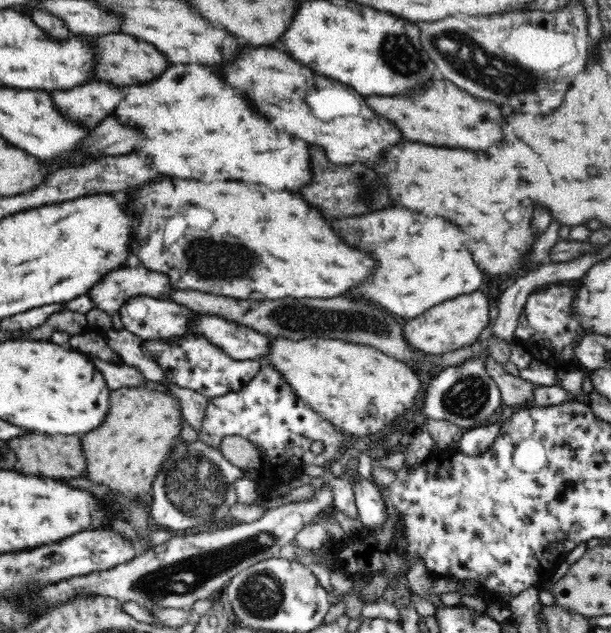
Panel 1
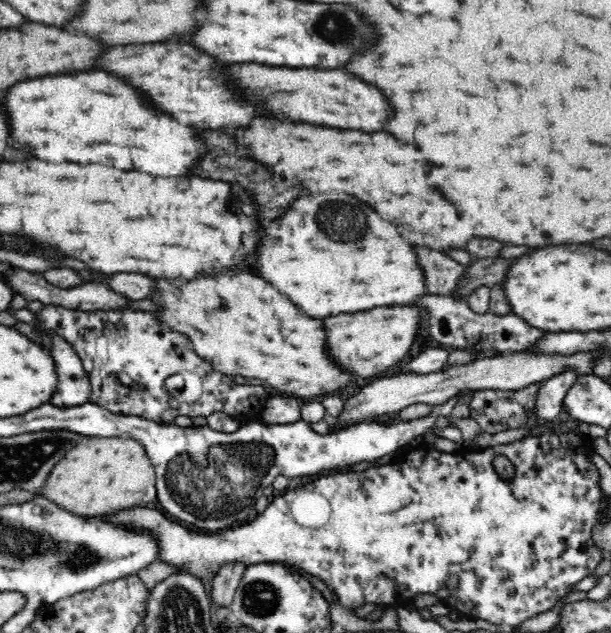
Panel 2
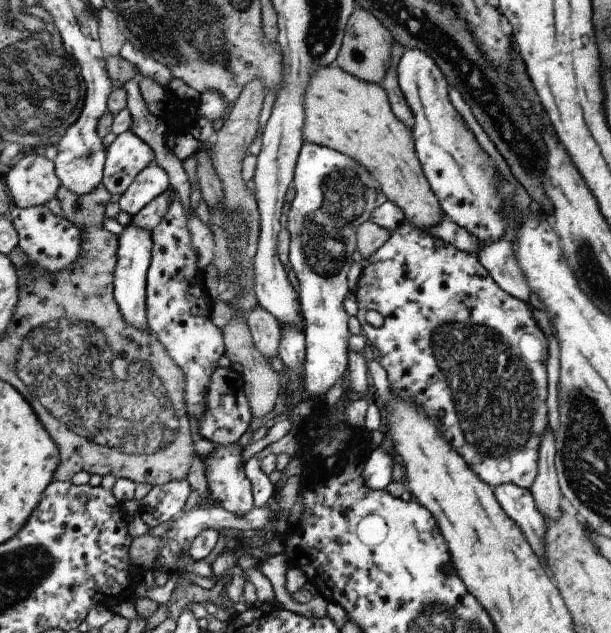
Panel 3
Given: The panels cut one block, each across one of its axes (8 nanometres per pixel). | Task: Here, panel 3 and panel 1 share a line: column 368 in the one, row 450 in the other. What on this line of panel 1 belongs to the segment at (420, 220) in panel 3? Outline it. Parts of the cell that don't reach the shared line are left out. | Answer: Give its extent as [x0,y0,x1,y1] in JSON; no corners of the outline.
[82,388,182,494]

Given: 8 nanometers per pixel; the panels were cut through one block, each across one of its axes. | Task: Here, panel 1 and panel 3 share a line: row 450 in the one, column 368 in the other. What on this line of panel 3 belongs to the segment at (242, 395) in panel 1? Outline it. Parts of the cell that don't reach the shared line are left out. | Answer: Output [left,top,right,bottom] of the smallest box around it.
[353,202,549,490]

